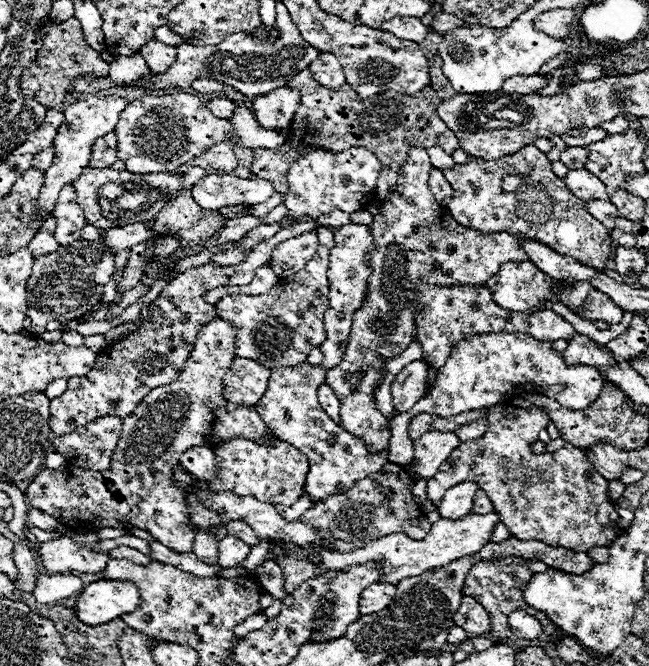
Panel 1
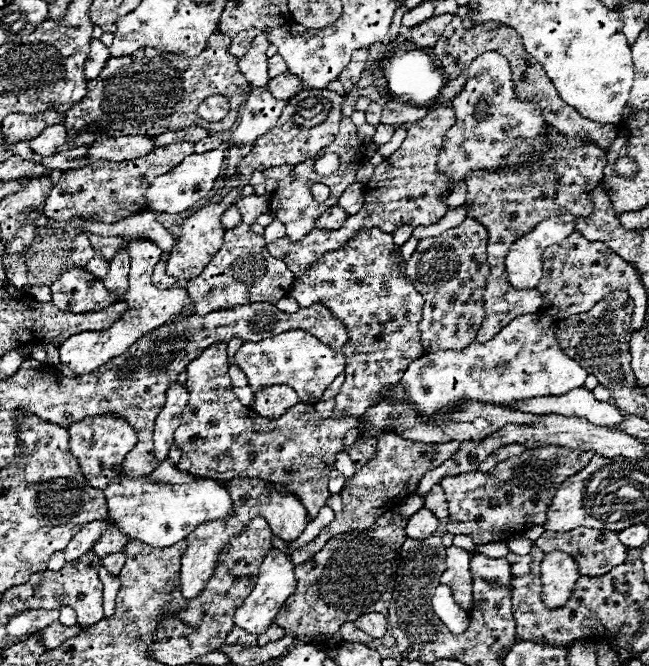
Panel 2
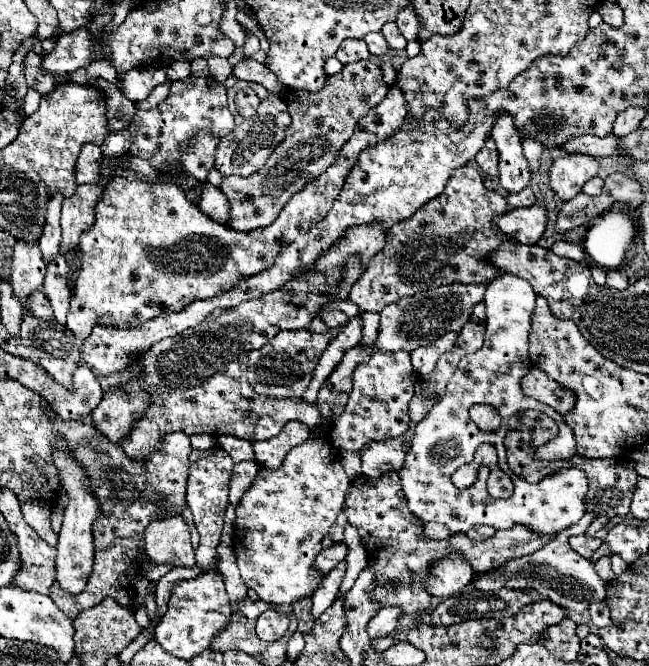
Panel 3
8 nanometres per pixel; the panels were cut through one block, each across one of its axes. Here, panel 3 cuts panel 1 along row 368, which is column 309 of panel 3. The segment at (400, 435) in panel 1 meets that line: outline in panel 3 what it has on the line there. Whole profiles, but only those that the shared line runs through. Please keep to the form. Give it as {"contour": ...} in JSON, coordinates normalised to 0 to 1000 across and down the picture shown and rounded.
{"contour":[[[493,661],[453,670],[428,706],[404,703],[385,736],[364,760],[361,832],[373,871],[413,907],[450,907],[475,898],[499,862],[484,853],[496,808],[527,766],[539,718],[524,697],[521,676]]]}

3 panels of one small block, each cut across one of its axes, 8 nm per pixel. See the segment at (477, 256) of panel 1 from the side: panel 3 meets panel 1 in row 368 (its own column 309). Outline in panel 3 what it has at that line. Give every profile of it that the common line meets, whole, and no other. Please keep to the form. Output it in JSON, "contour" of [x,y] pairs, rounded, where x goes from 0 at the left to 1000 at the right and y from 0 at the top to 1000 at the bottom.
{"contour":[[[530,489],[512,492],[499,502],[493,498],[478,498],[478,495],[441,495],[431,498],[425,508],[419,508],[407,523],[391,526],[382,541],[382,574],[394,592],[416,595],[416,598],[462,598],[468,586],[478,577],[481,556],[487,553],[496,529],[515,511]]]}

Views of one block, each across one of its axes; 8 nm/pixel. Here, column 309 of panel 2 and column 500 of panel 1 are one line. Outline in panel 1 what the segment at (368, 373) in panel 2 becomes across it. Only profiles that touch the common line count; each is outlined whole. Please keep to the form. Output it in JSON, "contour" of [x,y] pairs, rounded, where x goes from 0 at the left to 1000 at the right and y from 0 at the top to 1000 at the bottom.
{"contour":[[[817,390],[804,396],[777,396],[773,408],[767,414],[758,414],[749,429],[758,435],[758,450],[783,465],[792,468],[823,468],[832,459],[832,450],[854,450],[847,441],[847,429],[857,429],[854,420],[847,420],[841,411],[835,411]]]}

